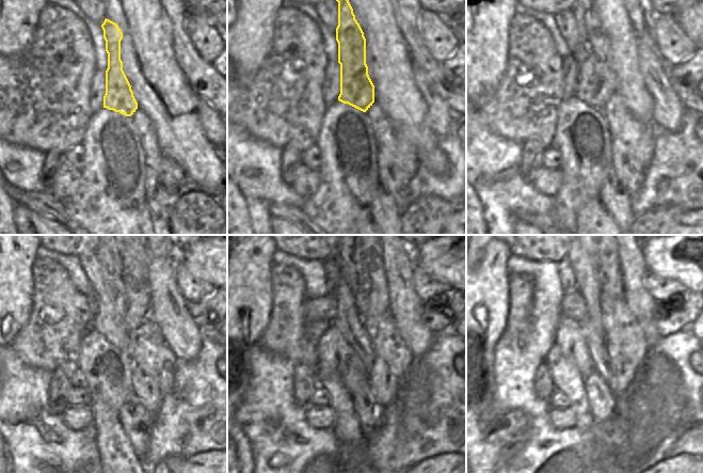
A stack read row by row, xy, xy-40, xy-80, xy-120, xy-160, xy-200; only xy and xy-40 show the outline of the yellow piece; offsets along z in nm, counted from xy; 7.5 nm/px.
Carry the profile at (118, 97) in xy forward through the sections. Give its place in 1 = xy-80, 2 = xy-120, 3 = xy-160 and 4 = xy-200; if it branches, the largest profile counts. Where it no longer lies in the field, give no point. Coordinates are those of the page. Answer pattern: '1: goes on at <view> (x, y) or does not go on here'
1: goes on at xy-80 (596, 82)
2: goes on at xy-120 (123, 256)
3: goes on at xy-160 (360, 258)
4: goes on at xy-200 (606, 257)

